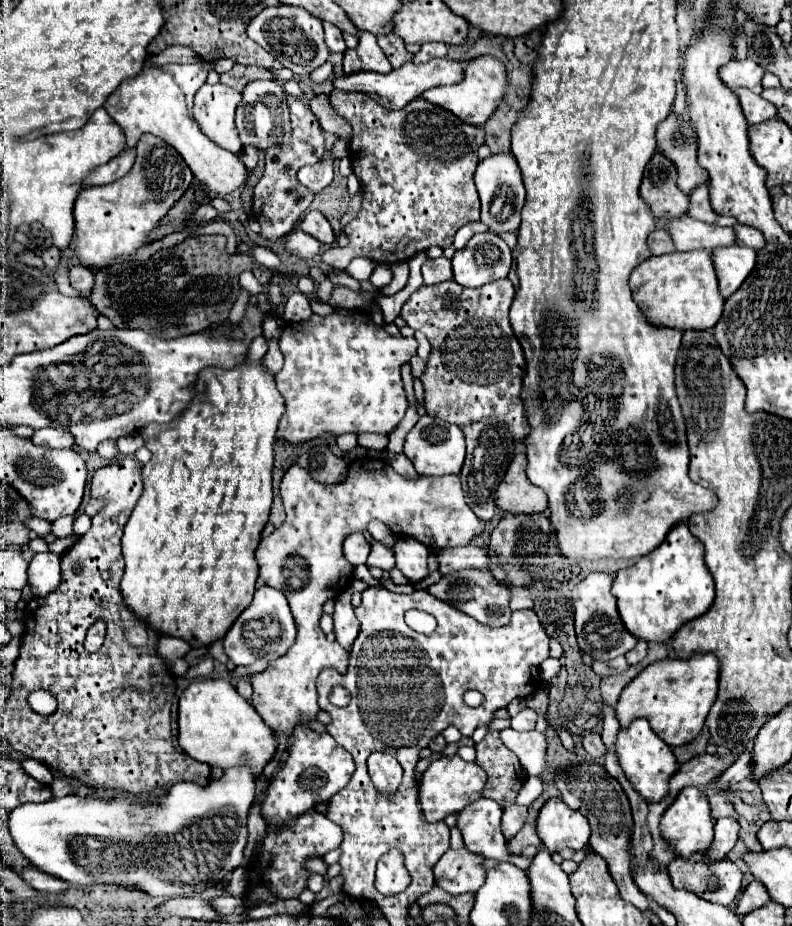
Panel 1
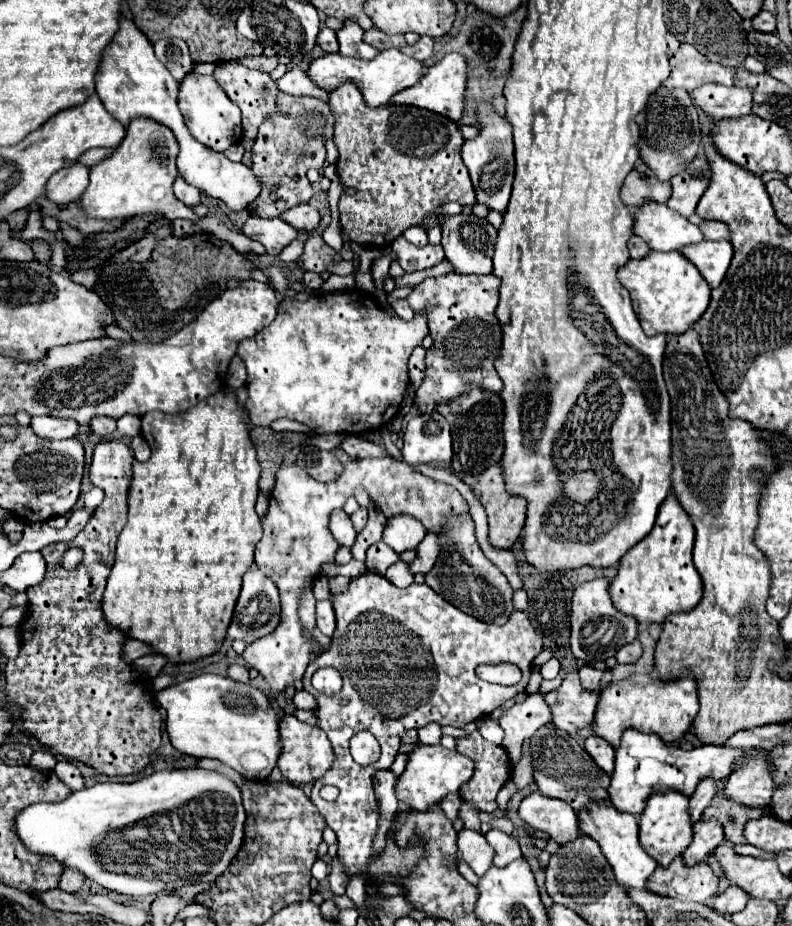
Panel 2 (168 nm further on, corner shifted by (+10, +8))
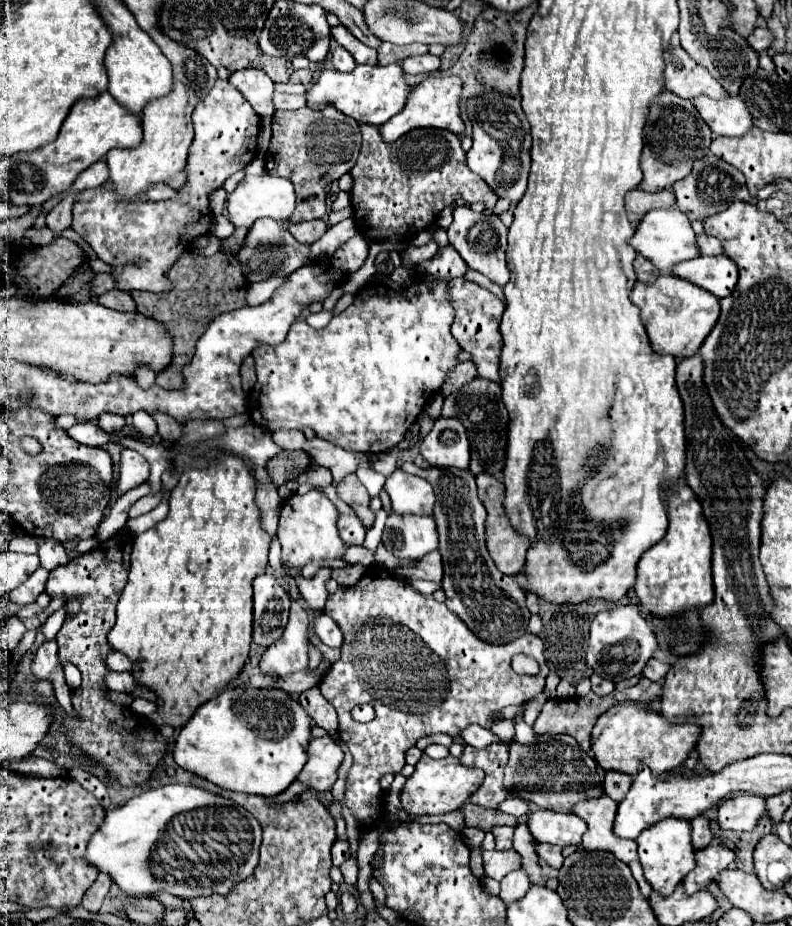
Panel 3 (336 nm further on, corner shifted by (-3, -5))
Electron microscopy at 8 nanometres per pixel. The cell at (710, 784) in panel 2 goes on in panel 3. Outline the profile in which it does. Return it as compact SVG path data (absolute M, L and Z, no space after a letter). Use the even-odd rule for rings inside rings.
M702 815L702 817L694 817L690 823L692 823L692 845L694 845L694 849L708 847L712 843L710 819Z

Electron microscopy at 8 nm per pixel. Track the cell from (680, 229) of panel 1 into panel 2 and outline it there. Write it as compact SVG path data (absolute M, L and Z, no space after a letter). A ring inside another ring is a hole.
M649 202L635 212L635 236L641 236L651 250L671 252L681 250L687 244L703 240L701 230L671 210L667 204Z

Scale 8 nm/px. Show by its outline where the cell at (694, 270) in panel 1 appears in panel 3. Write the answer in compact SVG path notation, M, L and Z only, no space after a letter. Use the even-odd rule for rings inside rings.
M660 275L654 283L636 283L630 295L640 307L652 349L662 355L692 357L708 337L720 315L720 301L710 291L676 275Z

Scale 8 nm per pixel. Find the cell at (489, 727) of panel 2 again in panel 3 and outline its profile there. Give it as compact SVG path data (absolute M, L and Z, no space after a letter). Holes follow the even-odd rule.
M470 725L470 729L466 729L466 733L462 733L462 739L468 743L468 745L472 745L472 747L476 747L476 749L484 749L484 747L488 747L488 745L492 745L492 743L502 743L502 745L506 745L506 747L510 747L510 739L500 739L498 735L494 735L490 729L482 729L480 725Z

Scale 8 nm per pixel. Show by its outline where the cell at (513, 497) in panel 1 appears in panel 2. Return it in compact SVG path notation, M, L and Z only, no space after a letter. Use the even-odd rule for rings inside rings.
M489 466L485 472L481 472L479 476L469 476L465 478L465 482L471 486L473 494L479 498L479 502L483 504L487 518L489 518L489 544L497 550L509 550L515 540L521 536L523 524L525 524L525 510L527 510L527 502L521 496L509 496L505 490L505 482L503 482L503 472L501 466Z

